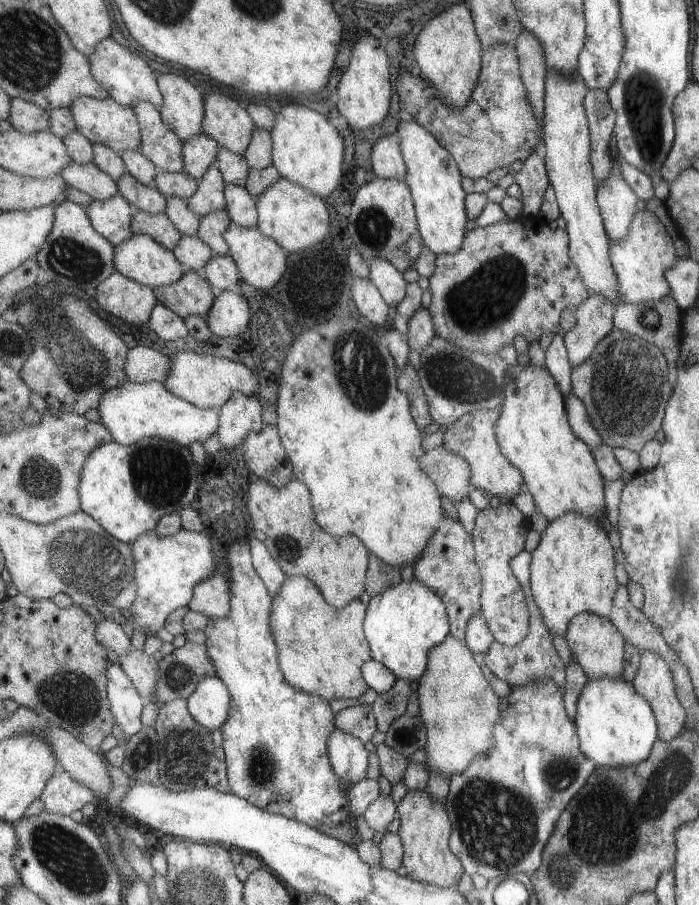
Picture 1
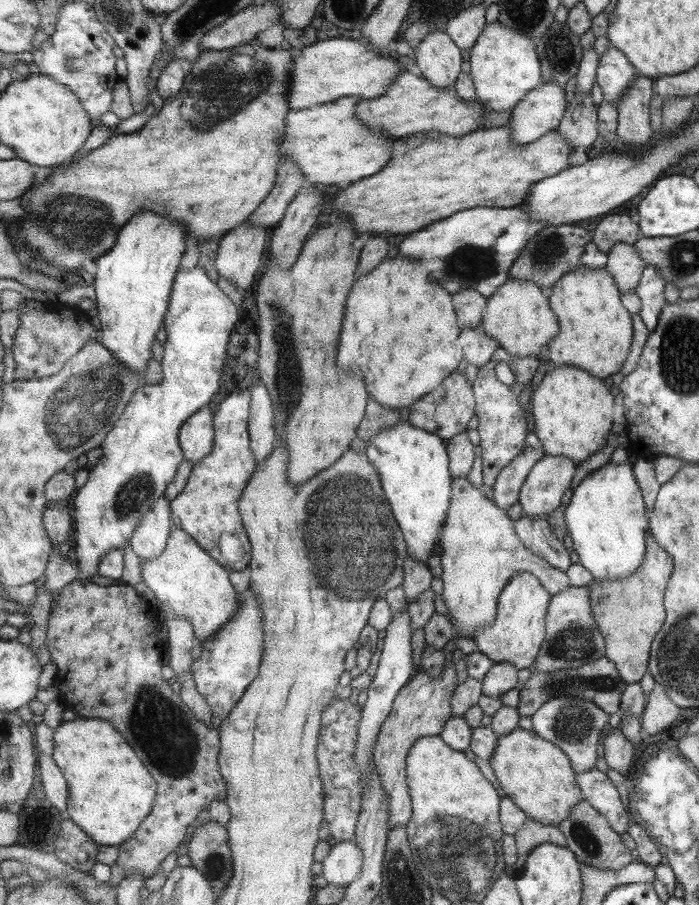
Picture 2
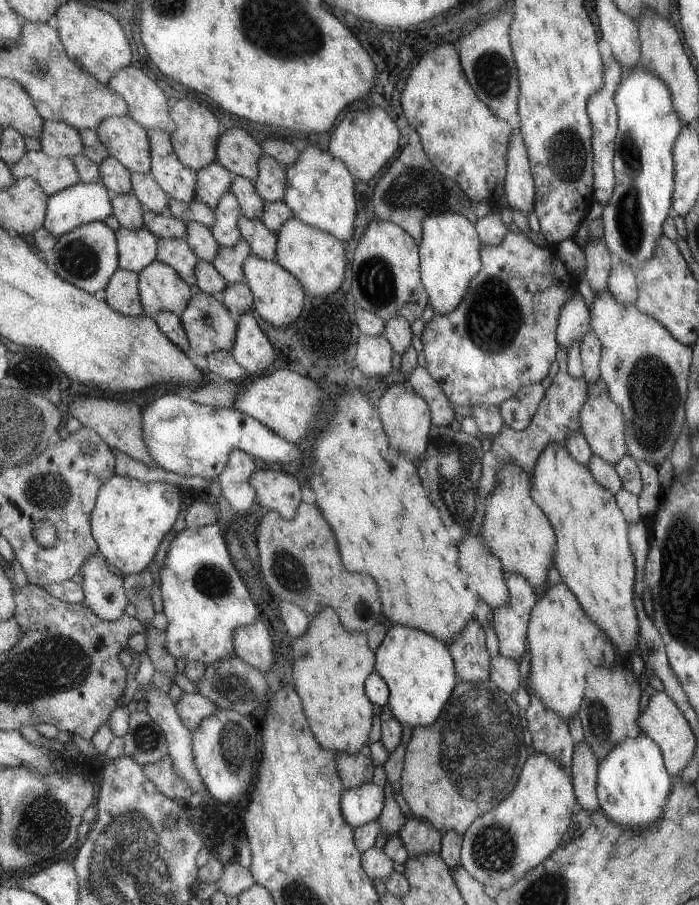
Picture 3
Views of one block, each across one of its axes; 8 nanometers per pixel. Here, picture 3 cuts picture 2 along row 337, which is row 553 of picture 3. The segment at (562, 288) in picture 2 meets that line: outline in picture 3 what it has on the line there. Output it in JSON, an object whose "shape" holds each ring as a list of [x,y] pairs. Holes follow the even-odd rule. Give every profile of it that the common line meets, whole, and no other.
{"shape":[[[547,445],[535,462],[530,475],[530,497],[542,508],[553,524],[557,541],[552,564],[556,567],[563,583],[579,596],[578,602],[590,619],[593,619],[607,638],[615,642],[615,650],[629,657],[629,652],[636,650],[639,627],[635,607],[633,606],[633,555],[630,542],[627,542],[627,522],[617,505],[614,495],[599,486],[591,476],[588,467],[576,461],[564,446]]]}

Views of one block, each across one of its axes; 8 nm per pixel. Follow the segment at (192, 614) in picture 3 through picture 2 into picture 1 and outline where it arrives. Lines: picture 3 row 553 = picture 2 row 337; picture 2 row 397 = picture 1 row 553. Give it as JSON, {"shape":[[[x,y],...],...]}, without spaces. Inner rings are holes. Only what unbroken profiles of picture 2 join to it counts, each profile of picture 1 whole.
{"shape":[[[179,529],[169,536],[155,534],[149,530],[129,544],[134,557],[134,581],[137,583],[137,597],[130,606],[132,622],[143,635],[163,627],[165,616],[186,606],[193,596],[194,586],[209,578],[214,572],[214,556],[207,536]]]}

